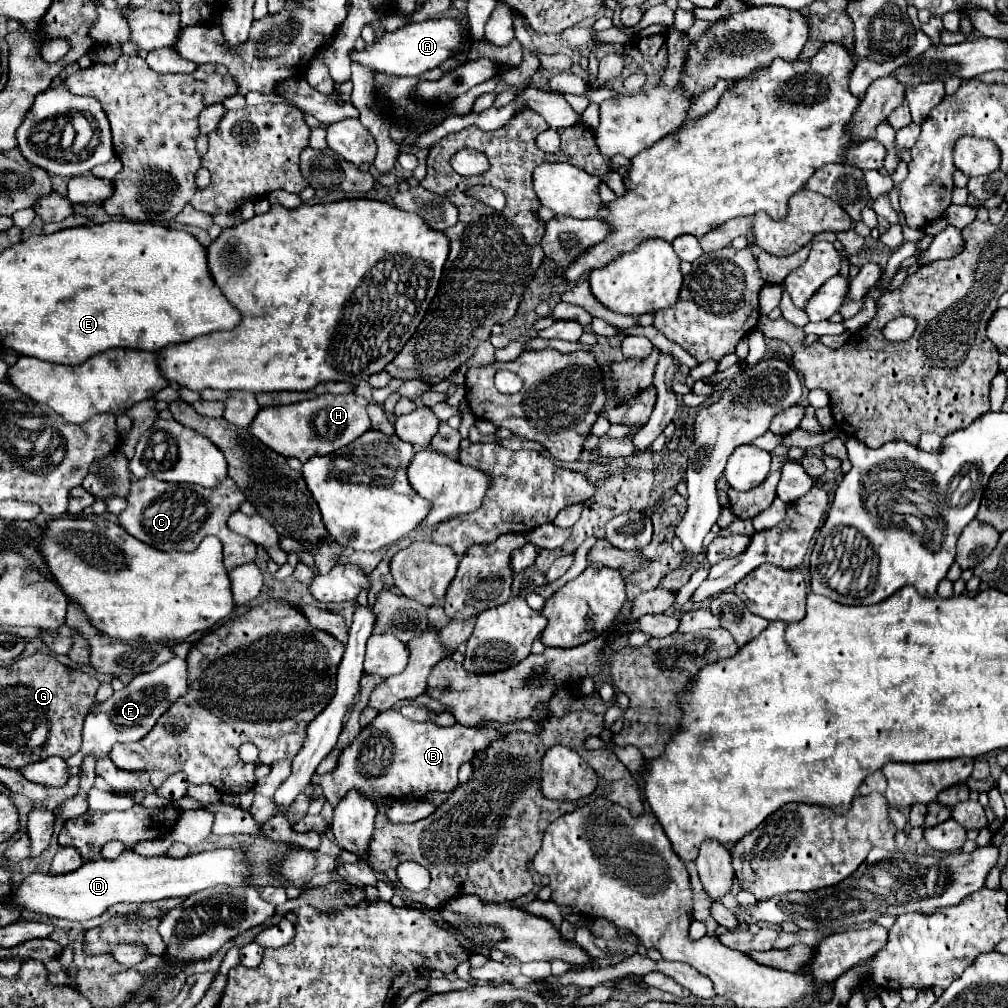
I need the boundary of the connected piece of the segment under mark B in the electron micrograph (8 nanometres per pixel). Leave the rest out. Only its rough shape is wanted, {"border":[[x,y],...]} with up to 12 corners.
{"border":[[380,712],[312,778],[336,806],[458,786],[504,732]]}

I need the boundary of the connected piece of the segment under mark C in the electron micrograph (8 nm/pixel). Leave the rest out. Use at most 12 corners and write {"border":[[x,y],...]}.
{"border":[[146,476],[118,516],[156,550],[192,552],[212,534],[226,572],[256,560],[232,532],[246,500],[226,476],[216,488]]}

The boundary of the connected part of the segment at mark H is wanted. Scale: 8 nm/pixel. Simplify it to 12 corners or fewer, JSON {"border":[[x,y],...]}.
{"border":[[324,394],[258,412],[250,432],[306,462],[370,430],[366,398]]}

